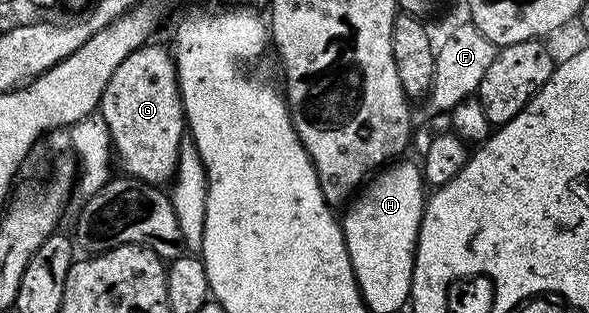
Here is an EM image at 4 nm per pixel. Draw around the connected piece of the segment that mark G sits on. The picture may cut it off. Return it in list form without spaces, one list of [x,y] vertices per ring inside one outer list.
[[[148,44],[137,48],[121,64],[117,72],[109,76],[98,111],[103,114],[108,125],[108,139],[113,147],[114,157],[124,175],[137,178],[141,182],[152,184],[170,183],[175,177],[179,162],[179,151],[185,141],[185,115],[183,97],[179,94],[179,73],[175,70],[175,60],[170,49]]]

